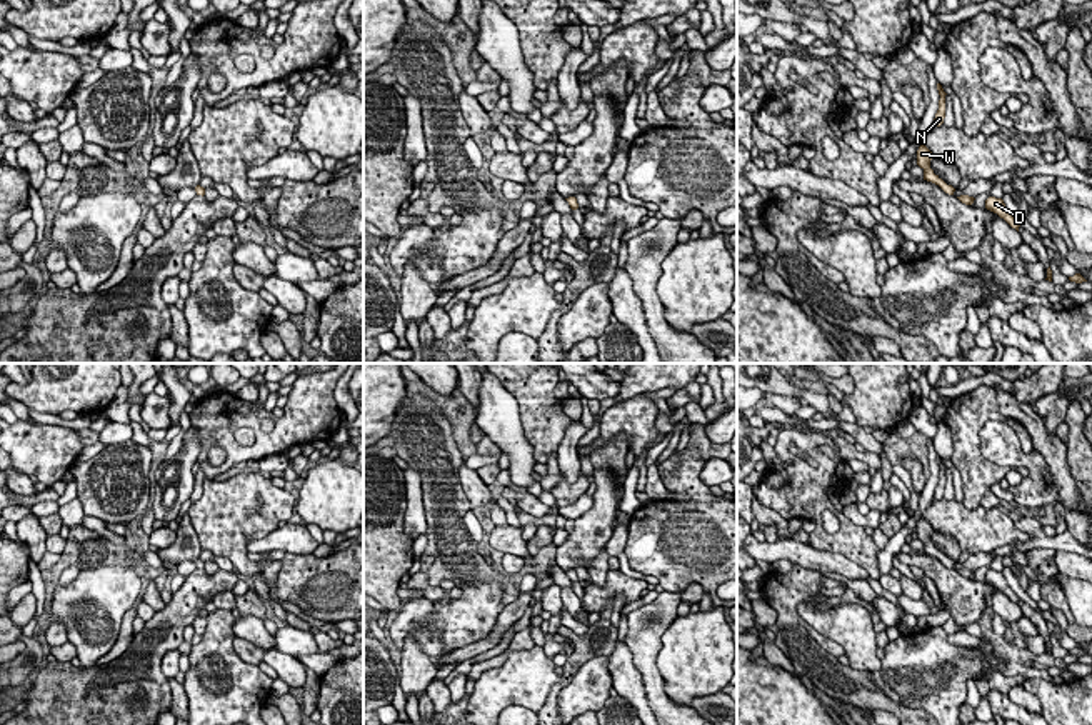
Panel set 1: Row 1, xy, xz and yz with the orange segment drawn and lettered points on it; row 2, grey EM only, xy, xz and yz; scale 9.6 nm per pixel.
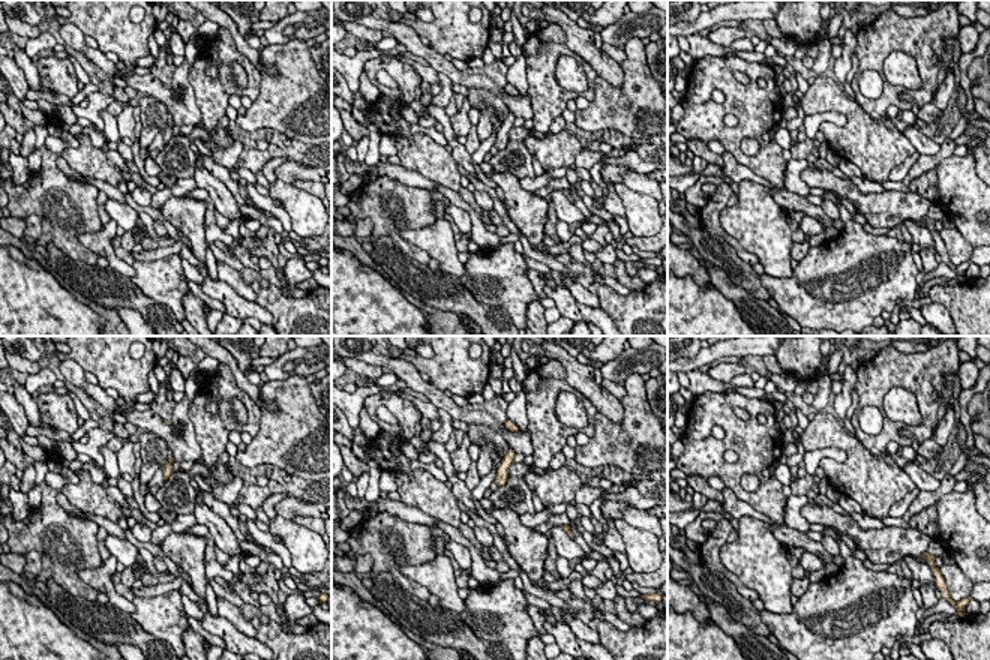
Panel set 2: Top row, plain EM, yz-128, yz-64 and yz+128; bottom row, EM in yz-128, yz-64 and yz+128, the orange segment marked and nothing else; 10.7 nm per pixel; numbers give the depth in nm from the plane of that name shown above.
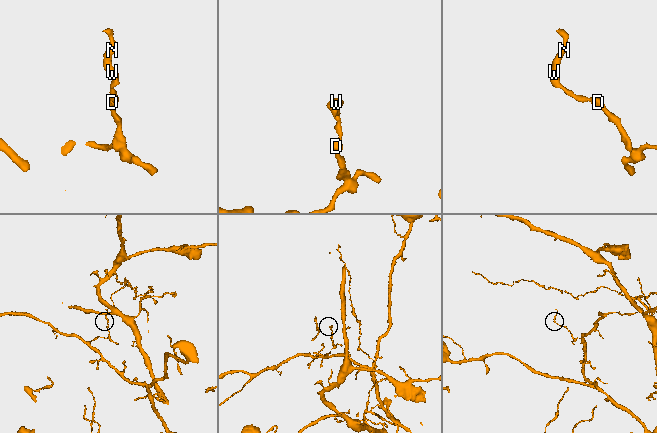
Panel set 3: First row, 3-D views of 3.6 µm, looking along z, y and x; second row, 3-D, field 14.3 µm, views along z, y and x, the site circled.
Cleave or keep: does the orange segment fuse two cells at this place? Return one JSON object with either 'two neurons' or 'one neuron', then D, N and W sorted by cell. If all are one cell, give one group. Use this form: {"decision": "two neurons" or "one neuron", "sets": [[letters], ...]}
{"decision": "two neurons", "sets": [["D"], ["N", "W"]]}

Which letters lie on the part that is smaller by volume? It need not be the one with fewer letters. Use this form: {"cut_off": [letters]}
{"cut_off": ["N", "W"]}

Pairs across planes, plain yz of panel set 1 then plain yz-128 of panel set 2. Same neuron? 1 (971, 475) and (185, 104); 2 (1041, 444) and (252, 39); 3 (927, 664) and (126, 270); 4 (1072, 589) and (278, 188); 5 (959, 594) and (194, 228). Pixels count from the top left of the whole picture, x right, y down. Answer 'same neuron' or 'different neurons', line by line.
1: different neurons
2: different neurons
3: different neurons
4: same neuron
5: same neuron

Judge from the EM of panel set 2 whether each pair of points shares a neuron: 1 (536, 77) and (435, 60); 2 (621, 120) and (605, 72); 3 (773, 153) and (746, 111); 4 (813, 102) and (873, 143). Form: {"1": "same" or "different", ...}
{"1": "different", "2": "different", "3": "same", "4": "same"}

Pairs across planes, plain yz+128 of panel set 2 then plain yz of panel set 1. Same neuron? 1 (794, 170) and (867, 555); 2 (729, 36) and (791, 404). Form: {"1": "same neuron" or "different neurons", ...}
{"1": "different neurons", "2": "same neuron"}

